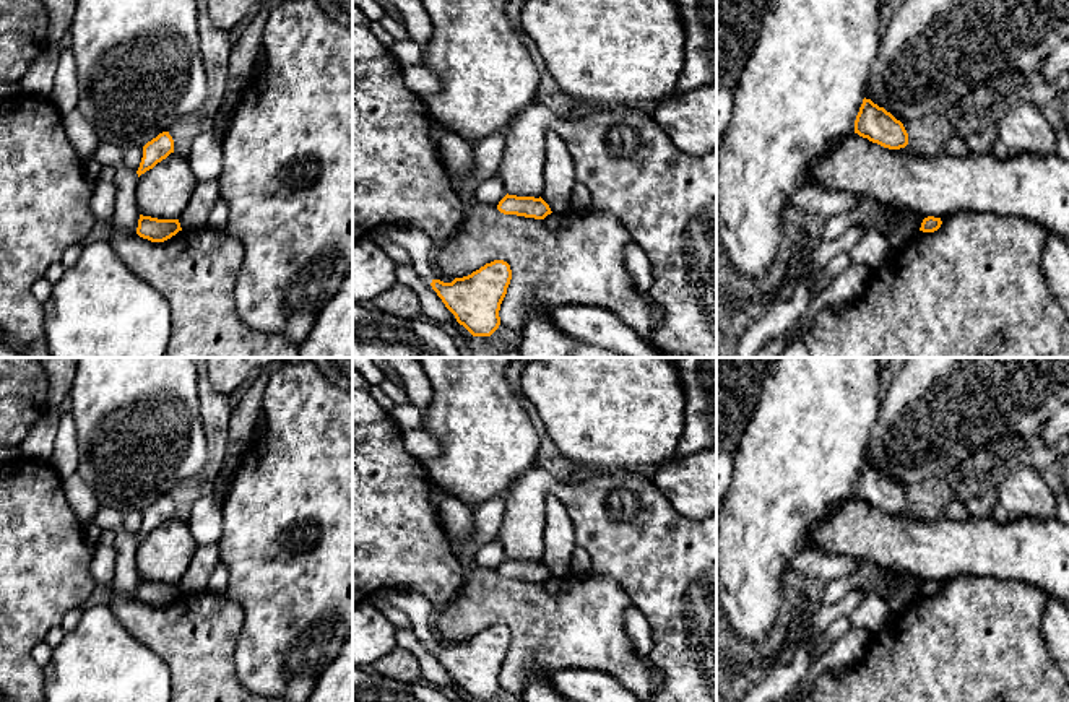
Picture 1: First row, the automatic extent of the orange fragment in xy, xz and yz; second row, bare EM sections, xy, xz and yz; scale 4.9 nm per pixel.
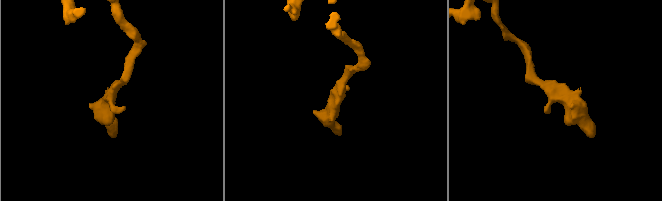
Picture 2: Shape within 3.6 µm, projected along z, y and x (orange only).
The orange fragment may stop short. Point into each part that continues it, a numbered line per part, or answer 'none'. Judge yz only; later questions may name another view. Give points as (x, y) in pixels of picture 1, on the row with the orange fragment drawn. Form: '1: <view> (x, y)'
none

